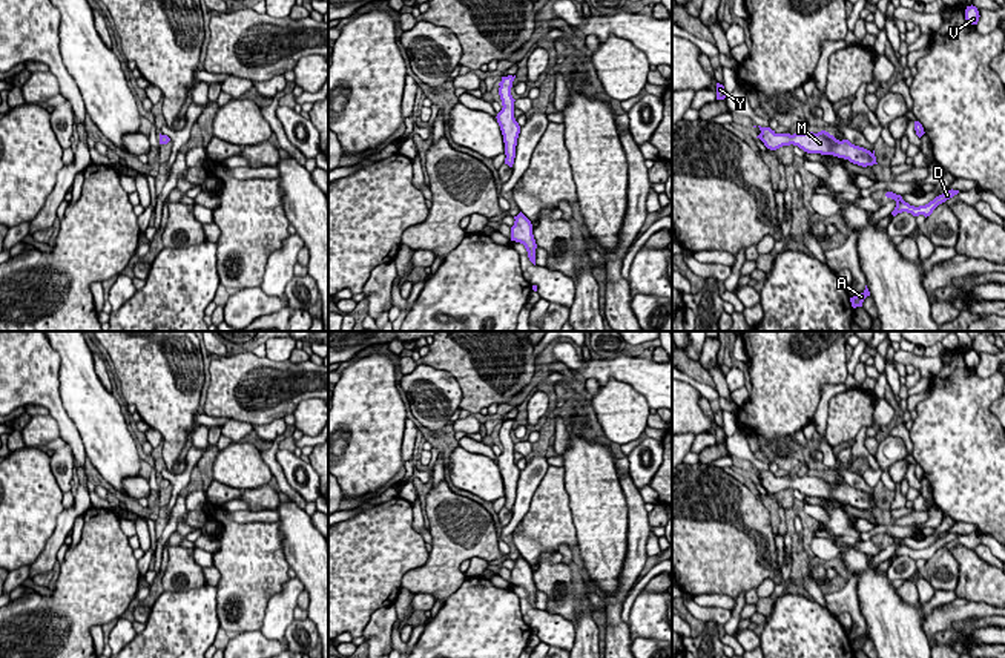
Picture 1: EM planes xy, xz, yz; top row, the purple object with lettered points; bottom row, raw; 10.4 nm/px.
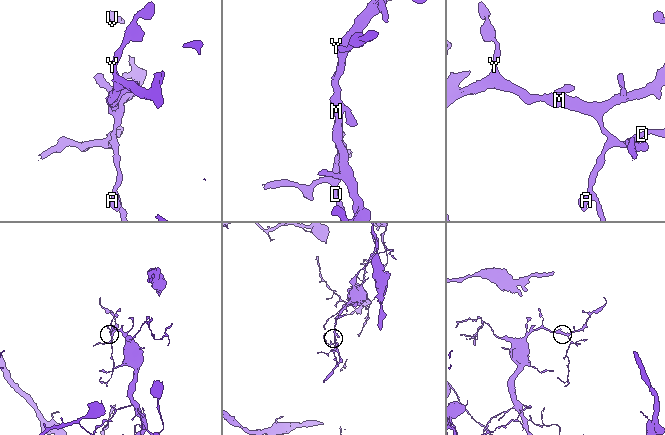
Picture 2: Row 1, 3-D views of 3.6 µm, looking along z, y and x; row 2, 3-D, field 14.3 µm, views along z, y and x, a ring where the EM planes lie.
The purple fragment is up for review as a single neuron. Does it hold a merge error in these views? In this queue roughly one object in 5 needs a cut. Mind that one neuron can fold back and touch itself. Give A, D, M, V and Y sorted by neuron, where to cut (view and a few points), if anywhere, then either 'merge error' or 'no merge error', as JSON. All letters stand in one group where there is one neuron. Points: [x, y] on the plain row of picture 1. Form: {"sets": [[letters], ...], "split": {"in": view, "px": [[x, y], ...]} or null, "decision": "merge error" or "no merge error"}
{"sets": [["A", "D", "M", "V", "Y"]], "split": null, "decision": "no merge error"}

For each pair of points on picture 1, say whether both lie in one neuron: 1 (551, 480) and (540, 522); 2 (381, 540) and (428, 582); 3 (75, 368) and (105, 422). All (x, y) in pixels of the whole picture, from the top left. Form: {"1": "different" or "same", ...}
{"1": "same", "2": "different", "3": "same"}

